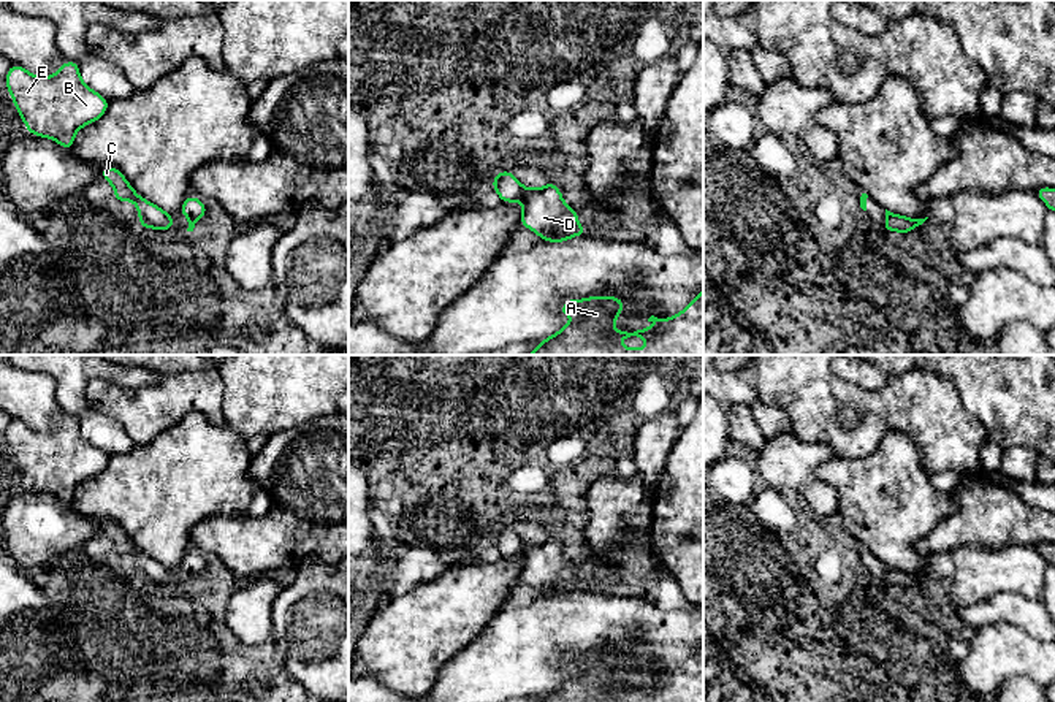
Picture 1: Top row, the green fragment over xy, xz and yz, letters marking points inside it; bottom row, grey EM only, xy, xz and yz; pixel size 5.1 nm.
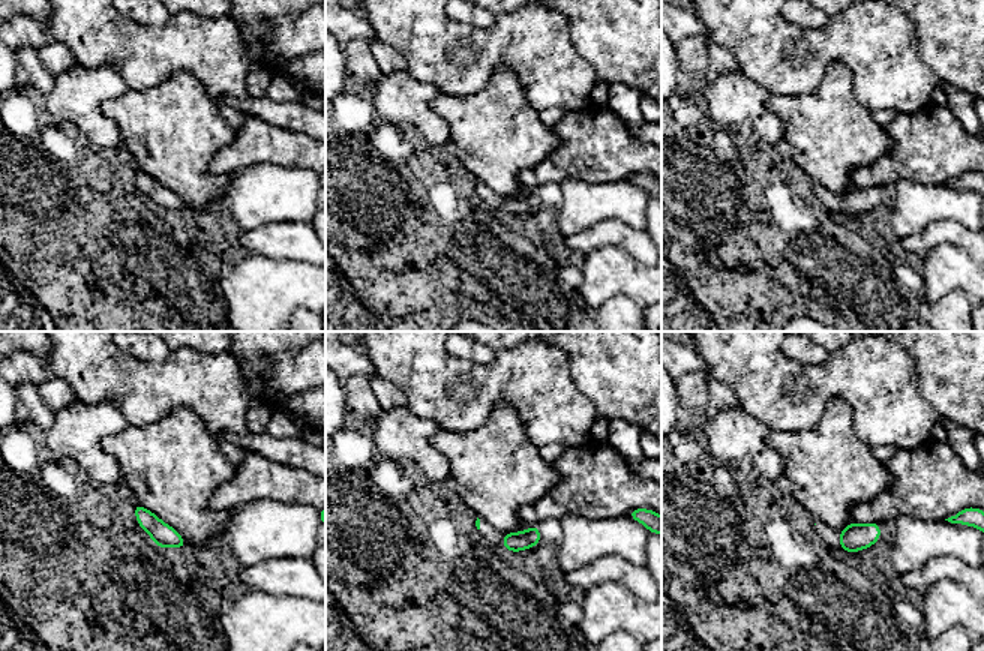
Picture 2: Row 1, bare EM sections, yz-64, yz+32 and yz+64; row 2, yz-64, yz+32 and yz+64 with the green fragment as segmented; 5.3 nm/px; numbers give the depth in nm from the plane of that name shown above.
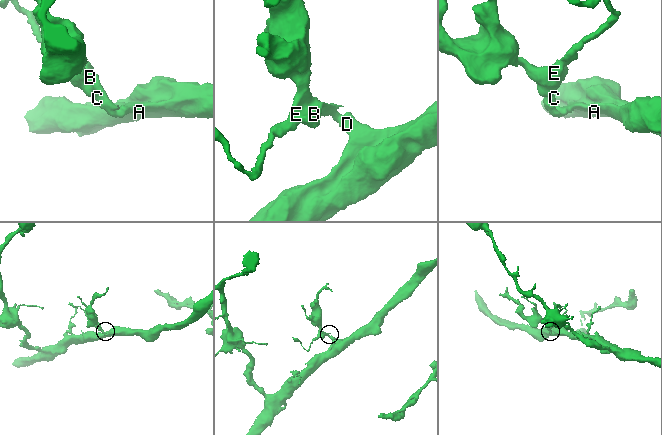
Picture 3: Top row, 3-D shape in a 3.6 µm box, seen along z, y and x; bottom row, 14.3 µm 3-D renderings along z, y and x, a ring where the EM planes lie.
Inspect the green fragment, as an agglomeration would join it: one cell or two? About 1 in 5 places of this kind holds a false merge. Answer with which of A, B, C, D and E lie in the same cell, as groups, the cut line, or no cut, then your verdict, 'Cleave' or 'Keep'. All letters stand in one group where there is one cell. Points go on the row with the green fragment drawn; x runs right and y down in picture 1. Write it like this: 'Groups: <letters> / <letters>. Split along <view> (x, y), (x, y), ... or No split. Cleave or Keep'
Groups: A B C D E. No split. Keep

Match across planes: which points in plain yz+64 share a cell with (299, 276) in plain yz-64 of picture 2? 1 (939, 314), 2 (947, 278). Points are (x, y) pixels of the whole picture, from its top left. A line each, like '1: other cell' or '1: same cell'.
1: other cell
2: same cell

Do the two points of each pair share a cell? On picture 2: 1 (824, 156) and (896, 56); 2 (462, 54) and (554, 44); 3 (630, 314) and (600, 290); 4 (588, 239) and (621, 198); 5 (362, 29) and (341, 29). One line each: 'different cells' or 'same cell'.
1: different cells
2: same cell
3: different cells
4: different cells
5: same cell

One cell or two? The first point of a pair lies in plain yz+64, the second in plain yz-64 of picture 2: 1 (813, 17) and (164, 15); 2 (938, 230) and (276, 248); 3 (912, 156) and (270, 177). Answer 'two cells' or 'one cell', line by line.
1: one cell
2: one cell
3: two cells

